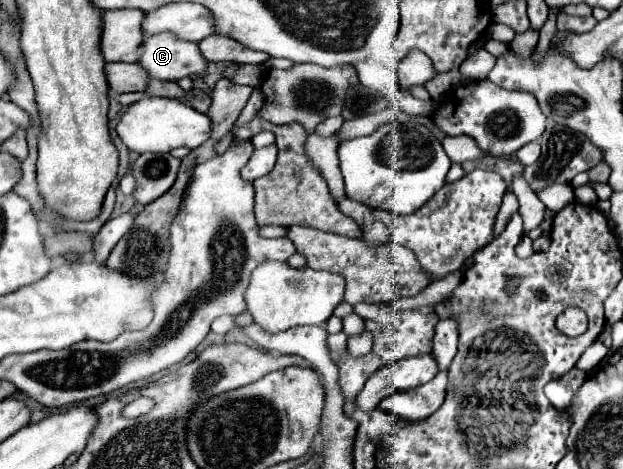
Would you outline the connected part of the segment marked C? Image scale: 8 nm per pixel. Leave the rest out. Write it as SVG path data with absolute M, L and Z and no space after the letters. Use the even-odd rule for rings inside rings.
M170 32L144 38L138 48L138 64L148 74L162 82L174 82L184 76L202 74L208 62L200 56L198 44L176 40Z

